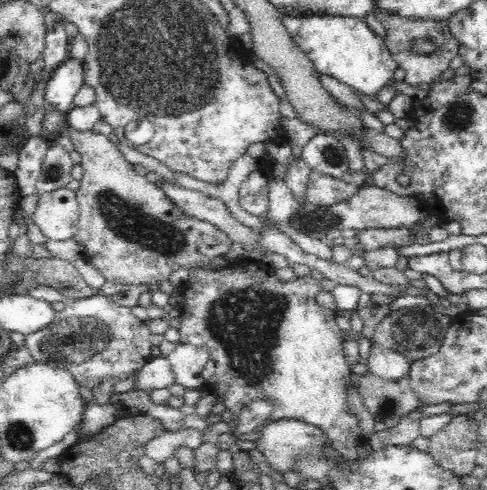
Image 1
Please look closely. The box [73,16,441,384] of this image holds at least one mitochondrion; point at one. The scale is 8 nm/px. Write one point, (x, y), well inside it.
(128, 222)

